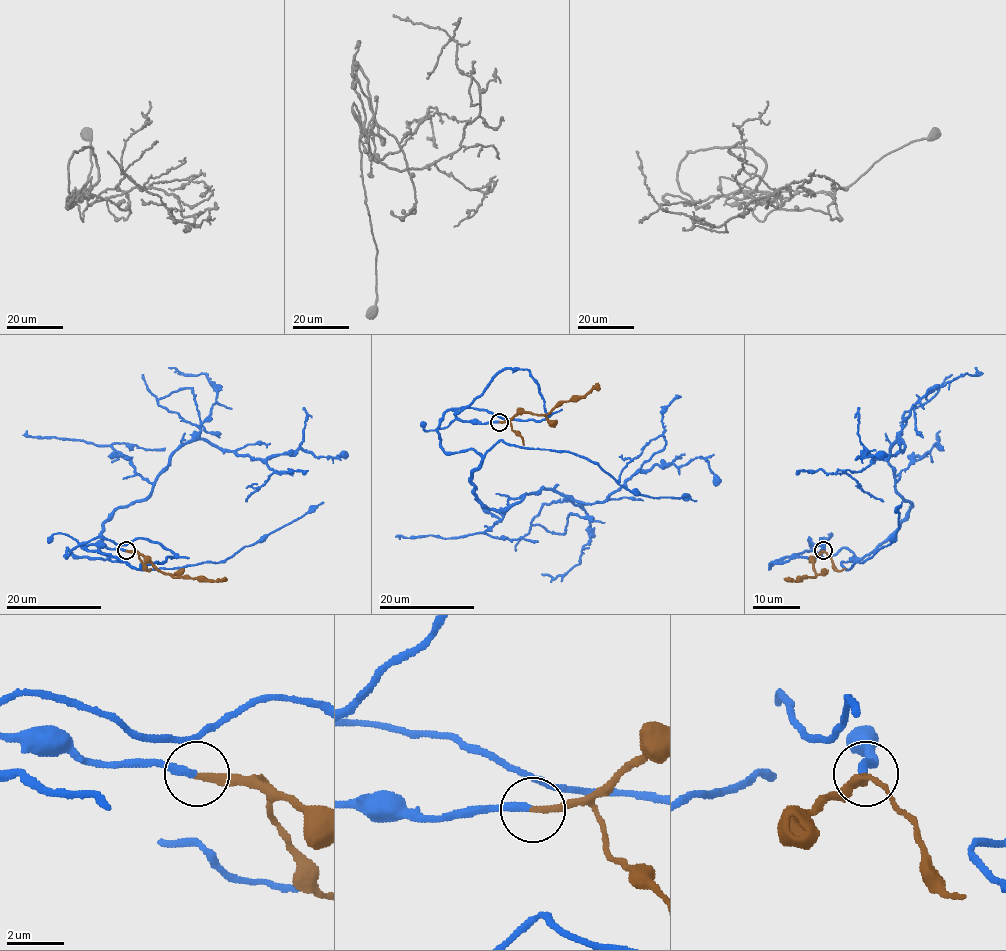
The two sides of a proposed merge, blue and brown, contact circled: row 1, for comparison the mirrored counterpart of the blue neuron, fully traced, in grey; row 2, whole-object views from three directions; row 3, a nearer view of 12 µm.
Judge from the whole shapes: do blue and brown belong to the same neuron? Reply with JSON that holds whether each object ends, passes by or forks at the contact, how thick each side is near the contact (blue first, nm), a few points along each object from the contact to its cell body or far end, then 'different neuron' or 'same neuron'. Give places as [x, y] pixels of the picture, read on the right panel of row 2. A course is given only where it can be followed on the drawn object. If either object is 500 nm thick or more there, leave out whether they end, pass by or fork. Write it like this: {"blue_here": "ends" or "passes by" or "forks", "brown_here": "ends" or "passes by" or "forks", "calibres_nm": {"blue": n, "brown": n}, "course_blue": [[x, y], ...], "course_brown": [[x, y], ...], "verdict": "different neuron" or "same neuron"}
{"blue_here": "ends", "brown_here": "ends", "calibres_nm": {"blue": 280, "brown": 260}, "course_blue": [[823, 551], [811, 546], [863, 558], [906, 516], [888, 458], [901, 439], [895, 455], [837, 471], [883, 501]], "course_brown": [[823, 551], [814, 558], [814, 577], [799, 580], [784, 578]], "verdict": "same neuron"}

